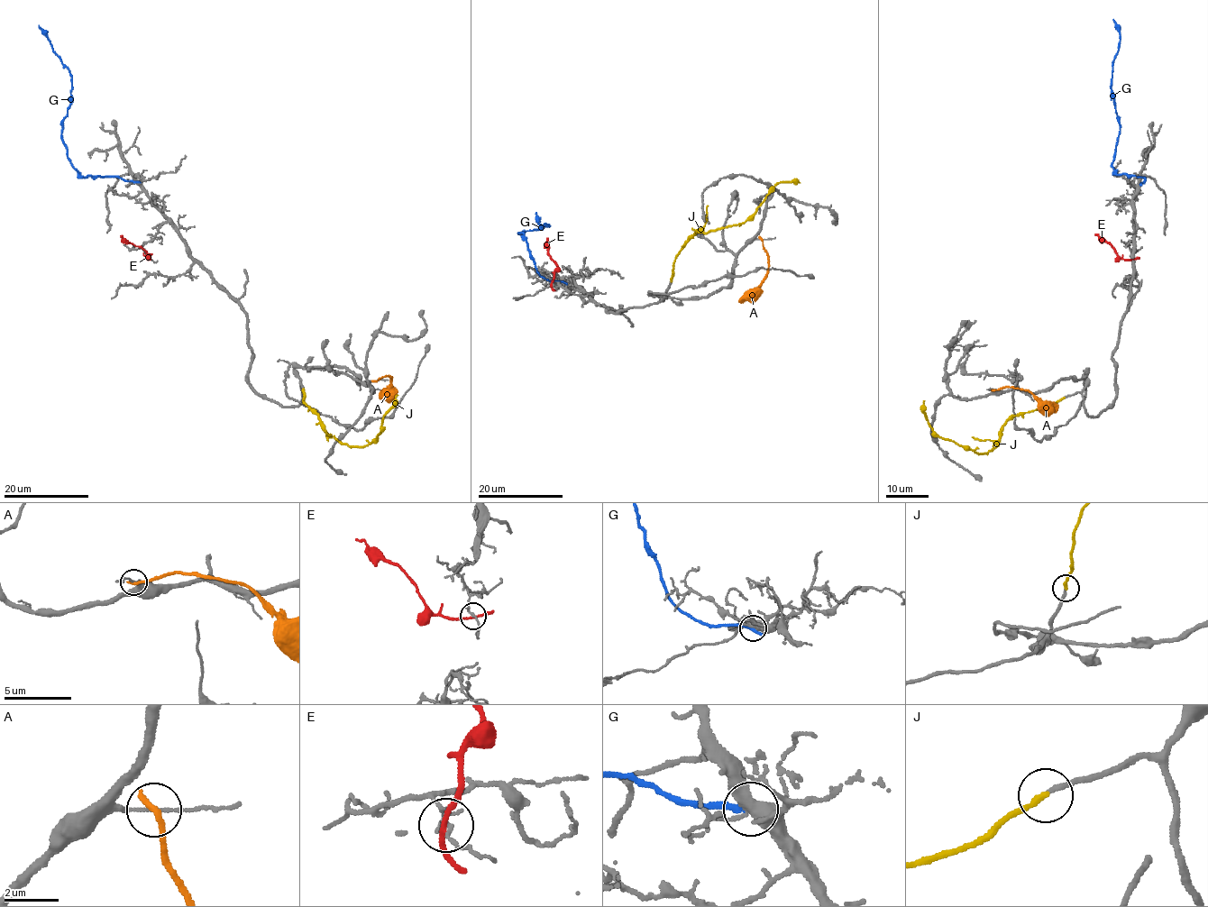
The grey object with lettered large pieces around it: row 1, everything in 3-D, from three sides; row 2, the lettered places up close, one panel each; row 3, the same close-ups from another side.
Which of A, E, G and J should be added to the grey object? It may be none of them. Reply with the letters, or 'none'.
J

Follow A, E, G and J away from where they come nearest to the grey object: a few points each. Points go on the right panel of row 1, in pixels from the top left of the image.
A: (993, 389), (1005, 387), (1027, 389), (1057, 410)
E: (1132, 259), (1122, 259), (1108, 242), (1101, 241), (1095, 233)
G: (1140, 184), (1145, 178), (1117, 174), (1111, 162), (1120, 130), (1111, 89), (1114, 57), (1121, 38), (1113, 19)
J: (1063, 398), (1051, 406), (1015, 415), (1002, 427), (998, 444), (980, 454), (933, 430), (923, 411), (924, 400)

